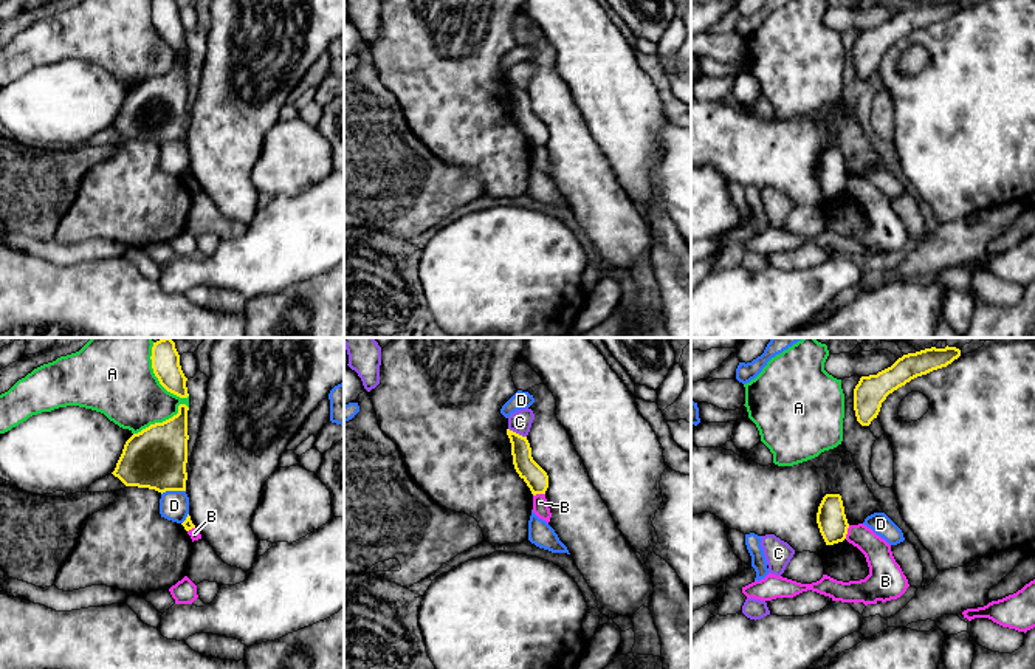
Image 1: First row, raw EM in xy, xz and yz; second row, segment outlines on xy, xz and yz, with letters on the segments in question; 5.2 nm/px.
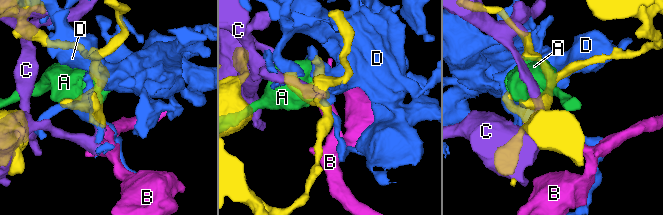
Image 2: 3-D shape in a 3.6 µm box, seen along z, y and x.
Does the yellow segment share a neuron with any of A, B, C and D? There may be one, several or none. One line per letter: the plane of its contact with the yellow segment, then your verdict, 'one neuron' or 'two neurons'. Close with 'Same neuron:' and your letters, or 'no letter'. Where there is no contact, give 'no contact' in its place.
A: contact in xy; two neurons
B: contact in yz; two neurons
C: contact in xz; two neurons
D: contact in xy; two neurons
Same neuron: no letter

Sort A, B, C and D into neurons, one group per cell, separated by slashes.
A / B / C / D

